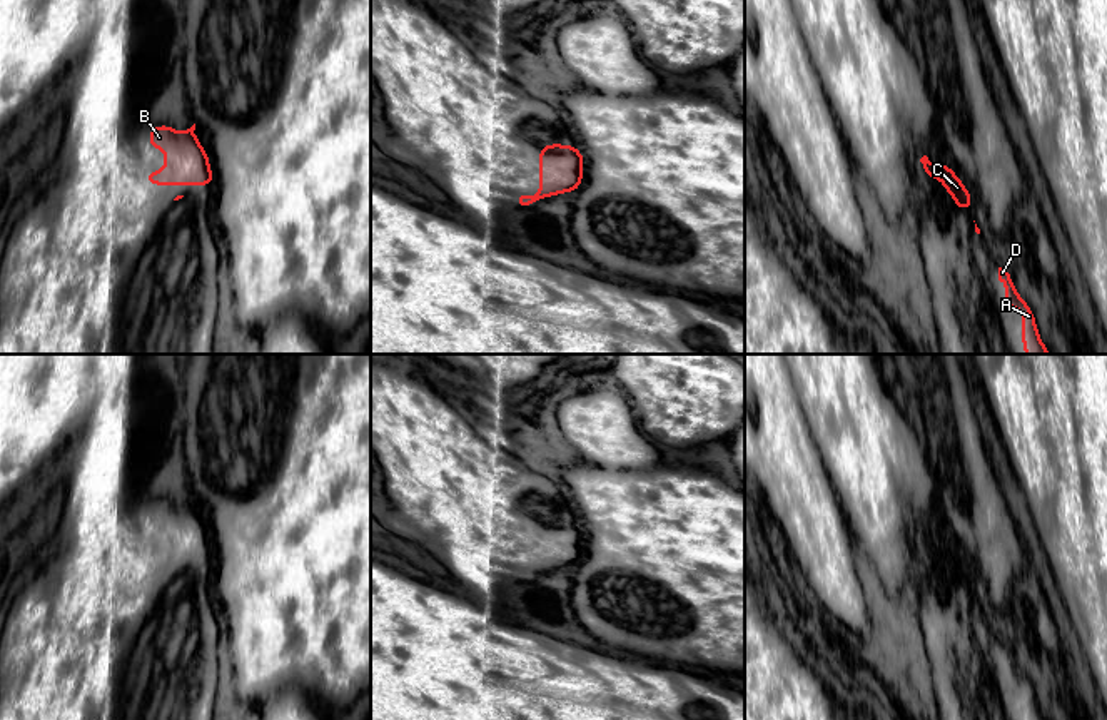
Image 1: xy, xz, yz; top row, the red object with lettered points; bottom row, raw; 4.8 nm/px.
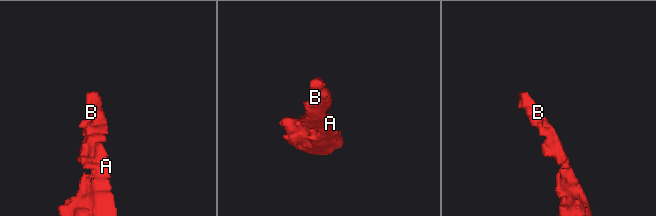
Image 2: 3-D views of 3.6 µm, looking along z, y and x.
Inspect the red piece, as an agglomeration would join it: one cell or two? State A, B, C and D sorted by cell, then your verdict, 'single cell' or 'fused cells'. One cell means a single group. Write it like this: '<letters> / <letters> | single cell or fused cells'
A B C D | single cell

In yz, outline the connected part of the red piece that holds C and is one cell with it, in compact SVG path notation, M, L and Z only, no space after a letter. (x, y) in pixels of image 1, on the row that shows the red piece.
M927 155L920 159L923 164L923 174L928 177L937 177L947 189L947 192L953 197L955 207L958 209L972 209L972 195L962 184L962 180L955 175L955 172L945 164L933 164Z

